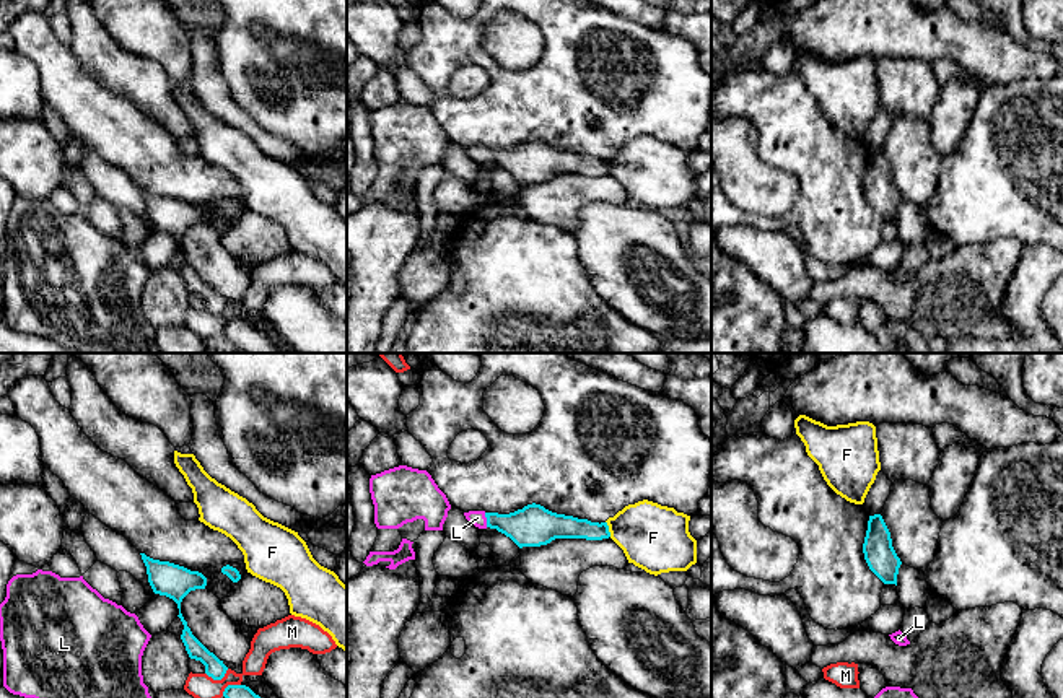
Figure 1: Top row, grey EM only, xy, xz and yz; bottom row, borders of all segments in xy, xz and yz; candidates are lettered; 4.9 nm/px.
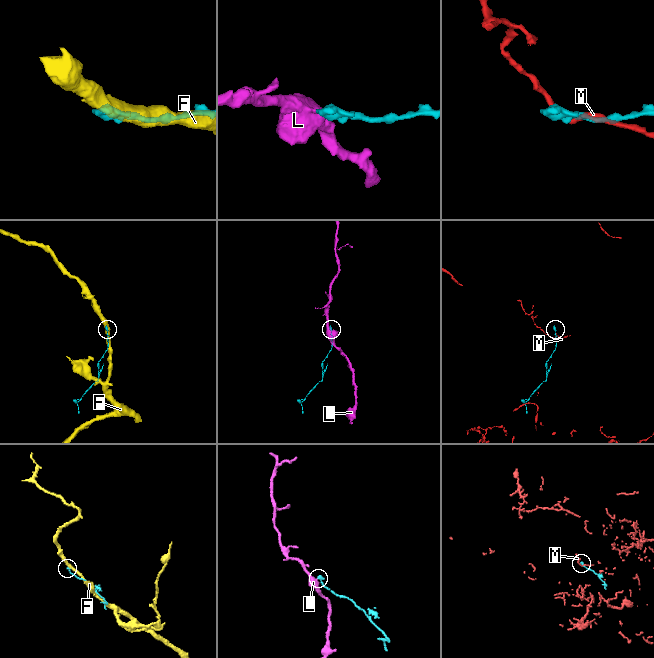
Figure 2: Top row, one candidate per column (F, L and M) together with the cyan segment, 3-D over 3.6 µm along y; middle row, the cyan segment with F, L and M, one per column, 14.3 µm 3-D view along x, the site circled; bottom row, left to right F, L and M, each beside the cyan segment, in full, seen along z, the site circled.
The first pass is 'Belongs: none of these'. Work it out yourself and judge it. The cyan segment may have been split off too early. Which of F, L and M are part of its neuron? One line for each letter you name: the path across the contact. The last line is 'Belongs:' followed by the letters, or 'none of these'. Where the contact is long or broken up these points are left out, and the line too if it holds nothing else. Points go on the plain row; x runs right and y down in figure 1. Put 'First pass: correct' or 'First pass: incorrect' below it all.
L: across xz (533, 161), (487, 155), (477, 153)
Belongs: L
First pass: incorrect

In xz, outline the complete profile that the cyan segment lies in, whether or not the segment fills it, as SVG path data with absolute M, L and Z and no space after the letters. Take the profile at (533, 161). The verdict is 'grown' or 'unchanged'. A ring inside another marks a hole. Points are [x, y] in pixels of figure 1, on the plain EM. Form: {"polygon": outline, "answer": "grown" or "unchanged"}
{"polygon": "M536 138L510 150L469 146L464 151L479 164L497 164L519 184L547 181L555 174L602 176L610 172L607 158L557 150Z", "answer": "grown"}

